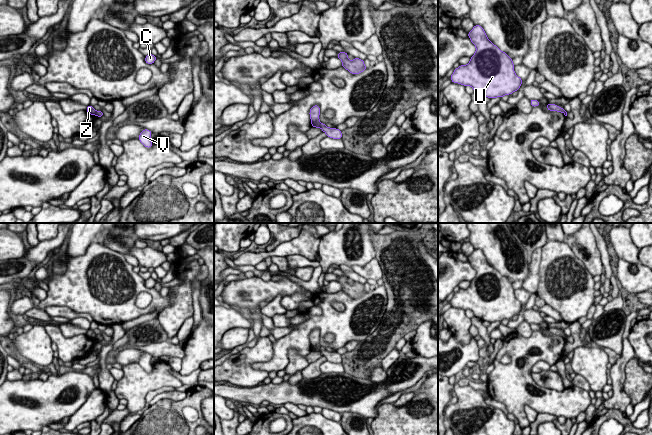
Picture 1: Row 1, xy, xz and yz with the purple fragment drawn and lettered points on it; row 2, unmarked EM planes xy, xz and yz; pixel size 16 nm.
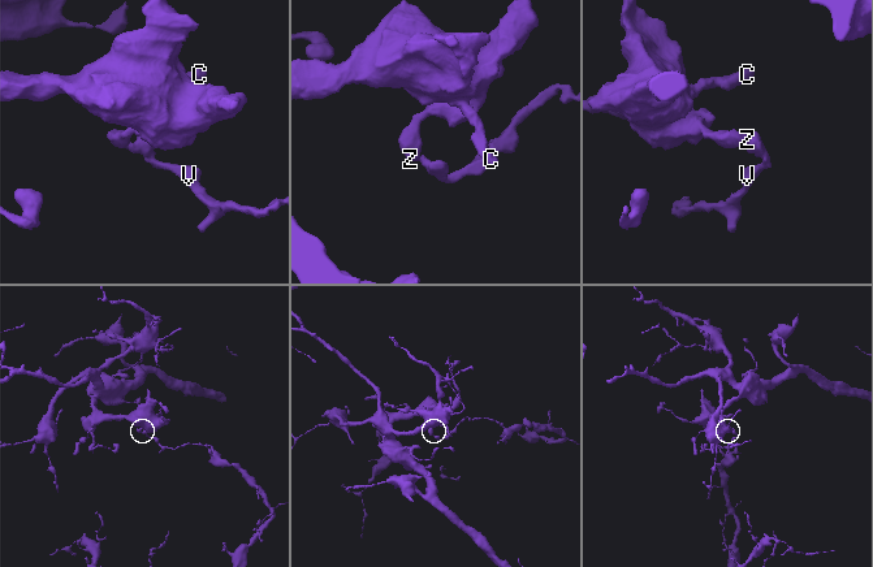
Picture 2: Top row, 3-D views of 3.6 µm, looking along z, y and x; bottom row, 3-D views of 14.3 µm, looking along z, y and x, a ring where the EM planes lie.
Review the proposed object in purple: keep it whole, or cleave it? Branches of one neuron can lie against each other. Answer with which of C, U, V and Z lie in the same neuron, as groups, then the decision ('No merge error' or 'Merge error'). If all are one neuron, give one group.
Groups: C U Z / V. Merge error

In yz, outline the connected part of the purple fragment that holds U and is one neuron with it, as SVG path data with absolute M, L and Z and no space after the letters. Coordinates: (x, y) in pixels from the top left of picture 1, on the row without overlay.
M475 249L468 261L476 276L467 289L454 294L450 301L452 307L469 309L475 317L490 323L518 315L522 303L515 298L512 283L489 265L483 251Z

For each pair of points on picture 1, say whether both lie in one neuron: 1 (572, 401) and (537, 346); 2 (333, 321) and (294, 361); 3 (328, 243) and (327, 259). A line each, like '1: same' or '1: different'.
1: same
2: different
3: same

